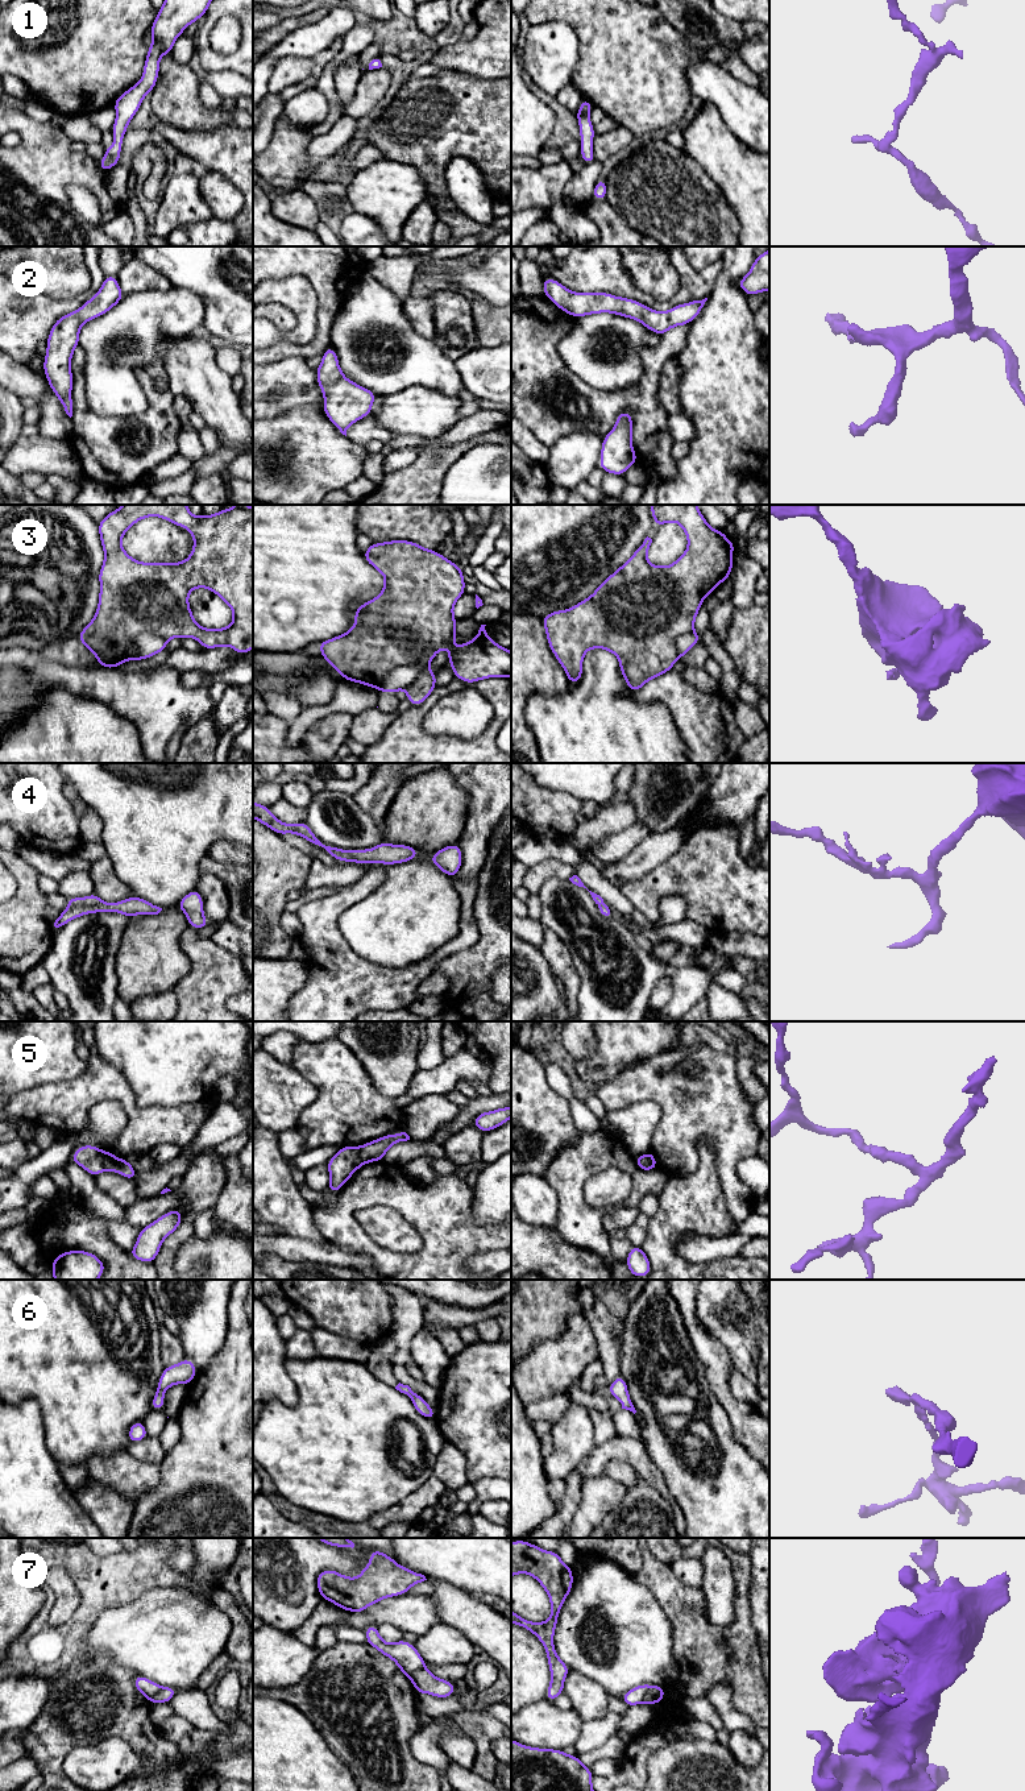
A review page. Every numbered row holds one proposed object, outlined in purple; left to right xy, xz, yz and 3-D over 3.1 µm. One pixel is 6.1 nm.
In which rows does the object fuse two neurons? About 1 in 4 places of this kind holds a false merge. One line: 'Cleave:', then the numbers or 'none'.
Cleave: 3, 7

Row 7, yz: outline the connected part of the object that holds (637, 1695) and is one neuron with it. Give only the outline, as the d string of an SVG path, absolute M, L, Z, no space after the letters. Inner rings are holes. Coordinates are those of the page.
M640 1684L634 1688L631 1688L628 1692L622 1695L622 1701L628 1705L639 1705L646 1701L647 1692L652 1688L651 1684Z

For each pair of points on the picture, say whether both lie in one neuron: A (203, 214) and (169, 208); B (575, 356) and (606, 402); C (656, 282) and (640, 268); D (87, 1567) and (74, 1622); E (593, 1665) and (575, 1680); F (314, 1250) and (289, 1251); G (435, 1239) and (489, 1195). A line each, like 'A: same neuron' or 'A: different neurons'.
A: same neuron
B: different neurons
C: same neuron
D: same neuron
E: different neurons
F: same neuron
G: different neurons

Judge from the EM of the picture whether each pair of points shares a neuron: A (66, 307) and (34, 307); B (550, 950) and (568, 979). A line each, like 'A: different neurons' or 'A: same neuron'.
A: same neuron
B: same neuron

